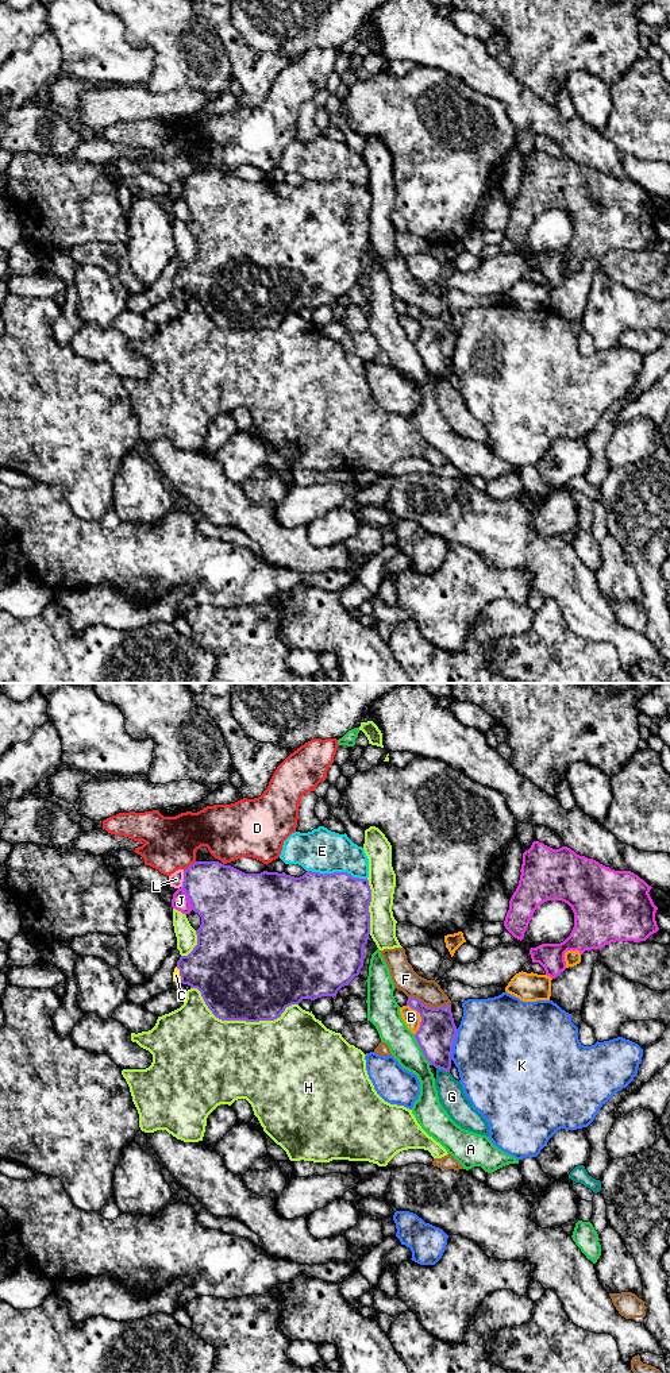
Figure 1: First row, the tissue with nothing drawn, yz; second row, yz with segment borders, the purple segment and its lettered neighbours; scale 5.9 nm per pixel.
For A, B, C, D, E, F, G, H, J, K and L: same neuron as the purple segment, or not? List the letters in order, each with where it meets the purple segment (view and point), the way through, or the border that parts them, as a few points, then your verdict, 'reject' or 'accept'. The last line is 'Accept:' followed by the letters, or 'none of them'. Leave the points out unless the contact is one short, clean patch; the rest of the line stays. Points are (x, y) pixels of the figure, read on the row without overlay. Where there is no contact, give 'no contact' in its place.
A: meets purple in yz at (420, 357); reject
B: meets purple in yz at (422, 327); border along yz (407, 313), (420, 326), (420, 335), (415, 343); reject
C: meets purple in yz at (180, 284); runs through yz (220, 274), (189, 278), (180, 284), (176, 284); accept
D: meets purple in yz at (189, 174); border along yz (196, 170), (184, 180); reject
E: meets purple in yz at (337, 181); reject
F: meets purple in yz at (430, 316); reject
G: meets purple in yz at (443, 378); reject
H: meets purple in yz at (241, 328); reject
J: meets purple in yz at (188, 207); reject
K: meets purple in yz at (453, 353); reject
L: meets purple in yz at (184, 188); reject
Accept: C

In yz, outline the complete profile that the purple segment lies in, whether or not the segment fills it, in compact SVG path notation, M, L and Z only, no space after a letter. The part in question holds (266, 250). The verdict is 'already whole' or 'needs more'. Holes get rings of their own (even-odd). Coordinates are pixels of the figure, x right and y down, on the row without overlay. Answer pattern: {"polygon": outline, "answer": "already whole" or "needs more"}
{"polygon": "M196 170L184 180L181 197L192 219L201 225L201 234L196 239L197 254L188 265L180 266L173 290L197 297L208 317L222 329L274 329L303 308L336 305L363 275L363 258L370 243L371 198L367 188L347 181L323 184L307 180L300 186L267 180L244 182L219 170Z", "answer": "needs more"}

